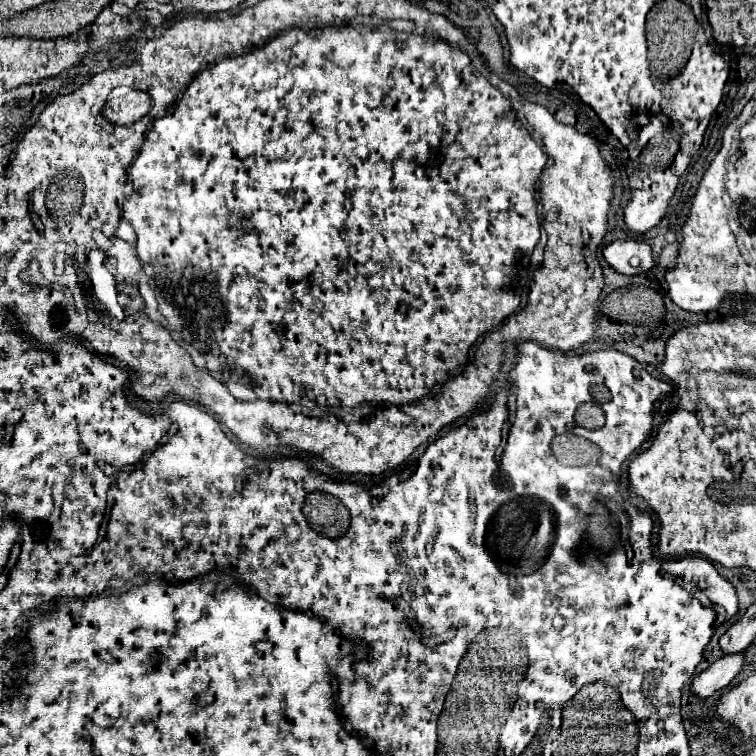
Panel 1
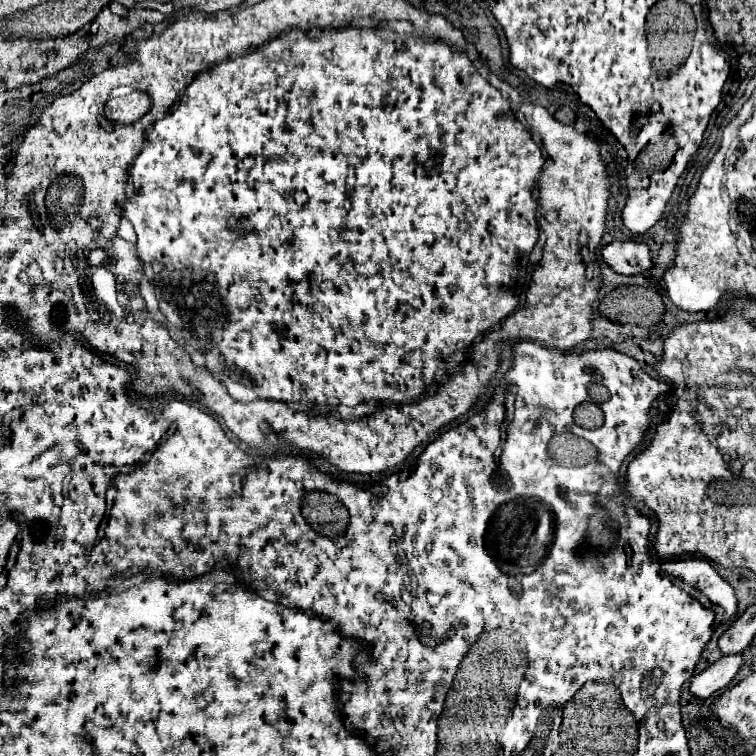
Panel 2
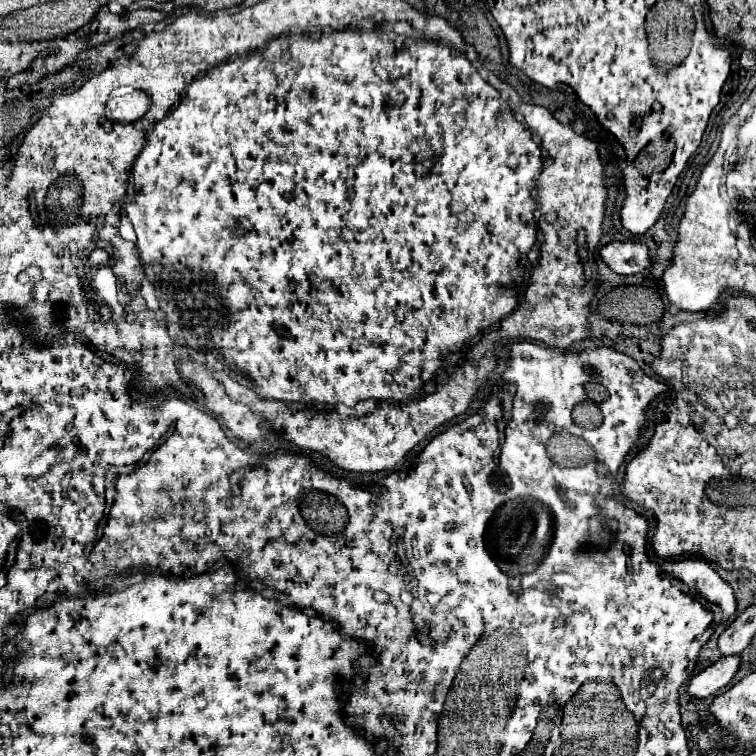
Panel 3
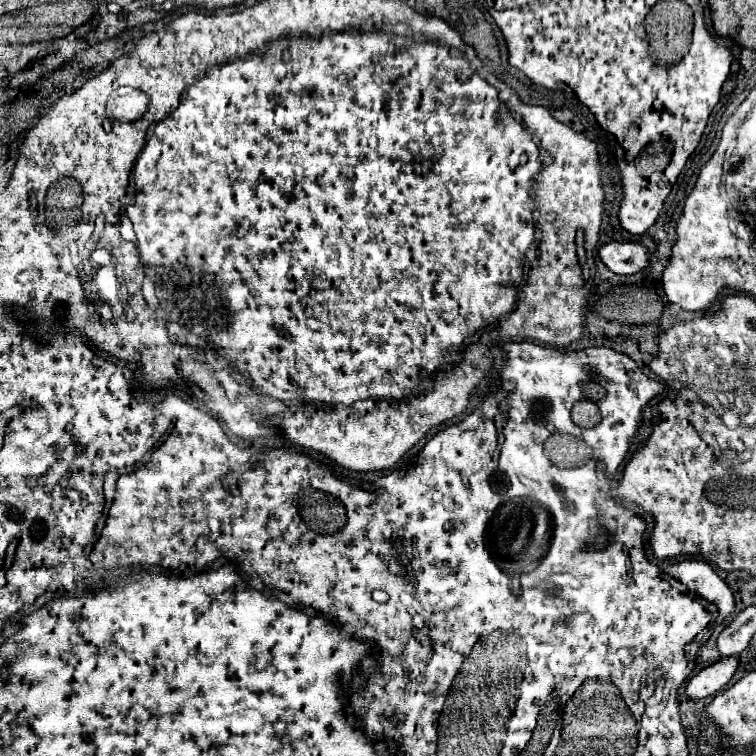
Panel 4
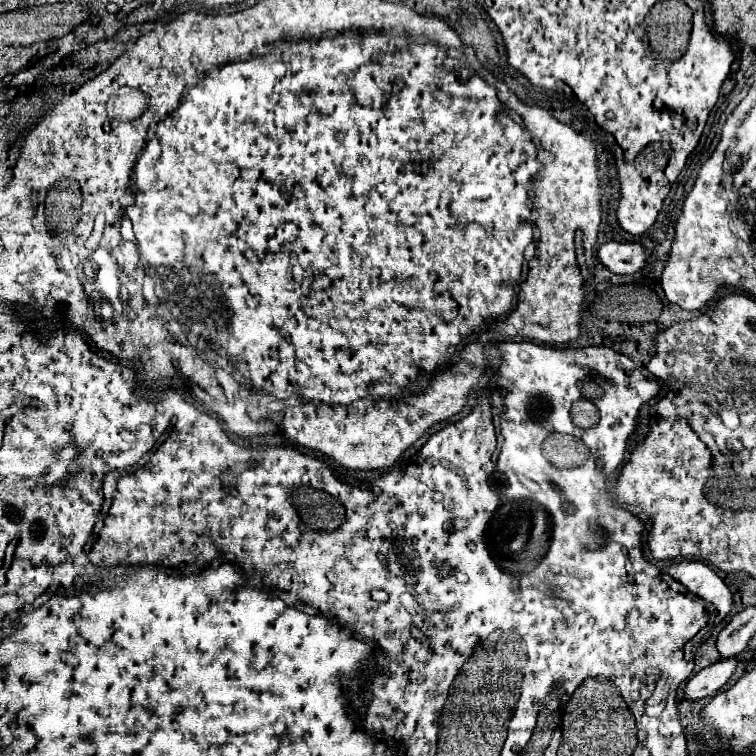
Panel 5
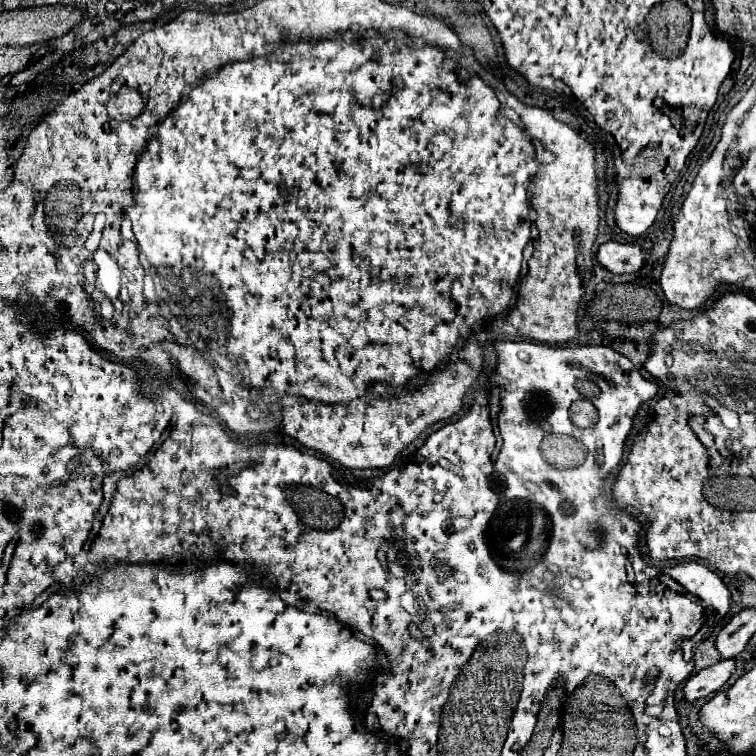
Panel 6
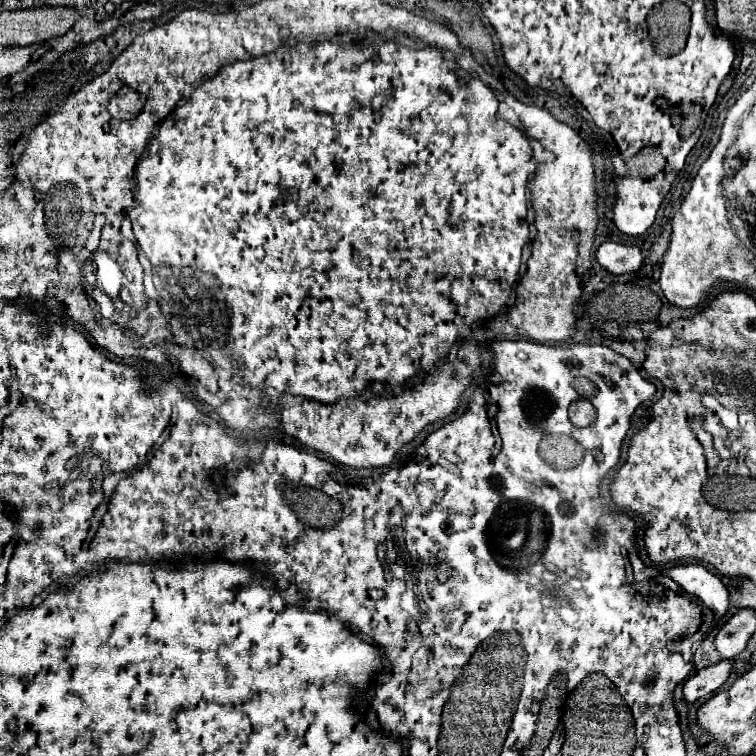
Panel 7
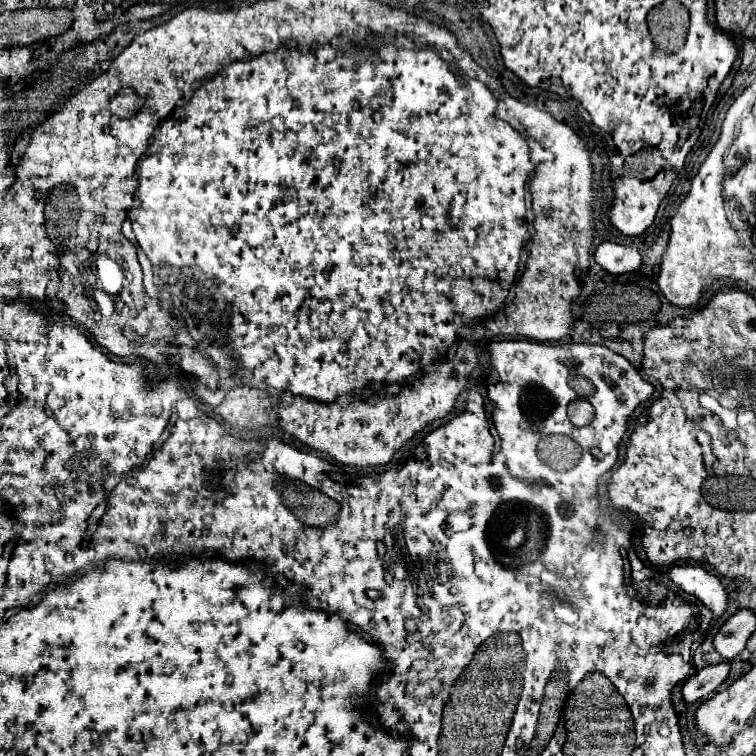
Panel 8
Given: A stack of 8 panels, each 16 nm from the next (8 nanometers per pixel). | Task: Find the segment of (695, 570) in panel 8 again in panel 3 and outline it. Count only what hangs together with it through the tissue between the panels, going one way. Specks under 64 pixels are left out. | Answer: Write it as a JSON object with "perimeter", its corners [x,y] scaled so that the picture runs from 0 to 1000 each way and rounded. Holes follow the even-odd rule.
{"perimeter":[[[910,738],[910,741],[899,741],[899,743],[886,743],[886,747],[882,745],[881,749],[882,757],[878,755],[878,758],[902,767],[913,778],[918,778],[929,788],[934,788],[942,799],[952,802],[956,819],[963,819],[974,810],[971,780],[966,778],[963,770],[958,770],[947,759],[947,754],[939,749],[939,743],[934,743],[929,738]]]}

